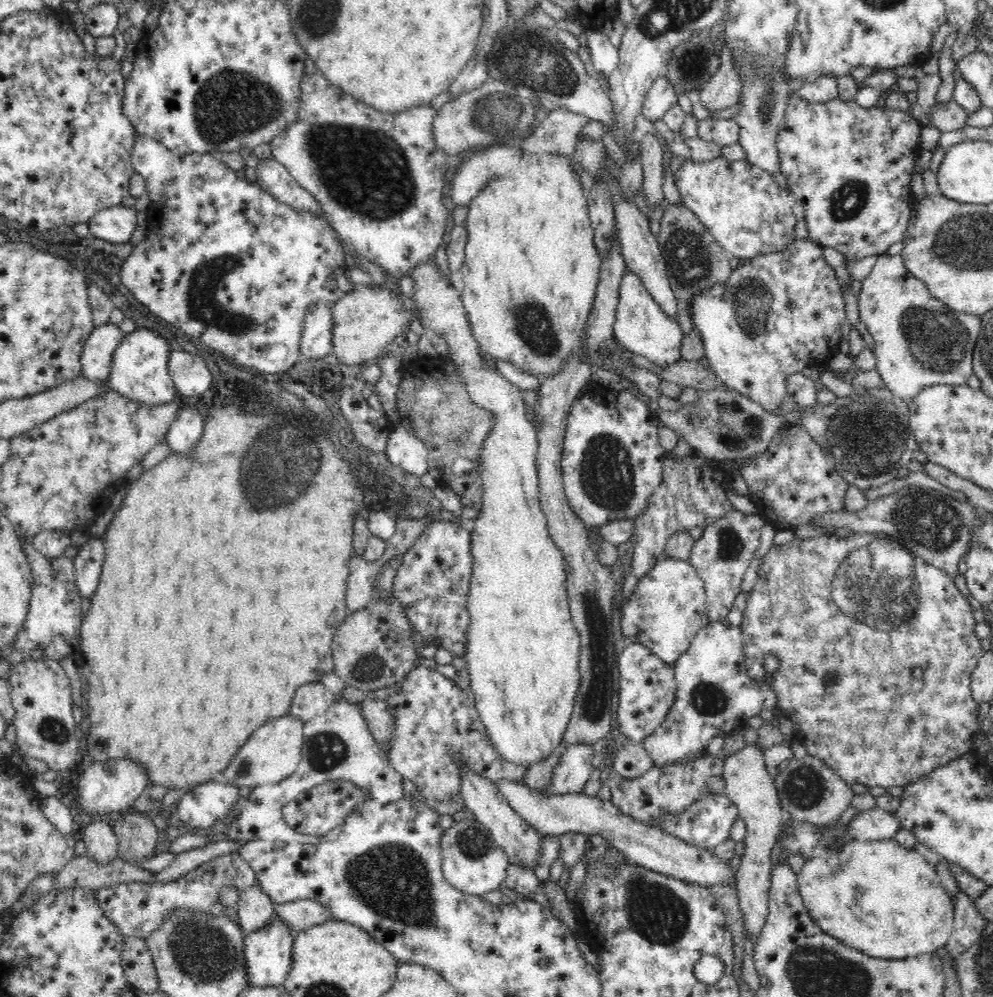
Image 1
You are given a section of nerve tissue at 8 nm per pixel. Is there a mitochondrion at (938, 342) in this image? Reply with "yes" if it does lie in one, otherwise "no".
yes

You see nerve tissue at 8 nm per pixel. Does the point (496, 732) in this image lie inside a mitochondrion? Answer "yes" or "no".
no

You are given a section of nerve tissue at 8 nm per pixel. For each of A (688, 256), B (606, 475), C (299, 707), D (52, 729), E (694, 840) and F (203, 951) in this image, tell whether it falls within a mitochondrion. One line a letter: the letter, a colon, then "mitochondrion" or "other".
A: mitochondrion
B: mitochondrion
C: other
D: mitochondrion
E: other
F: mitochondrion

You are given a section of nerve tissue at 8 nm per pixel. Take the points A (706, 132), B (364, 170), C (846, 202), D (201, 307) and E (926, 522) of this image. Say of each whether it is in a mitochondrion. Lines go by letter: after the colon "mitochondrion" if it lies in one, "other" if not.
A: other
B: mitochondrion
C: mitochondrion
D: mitochondrion
E: mitochondrion

